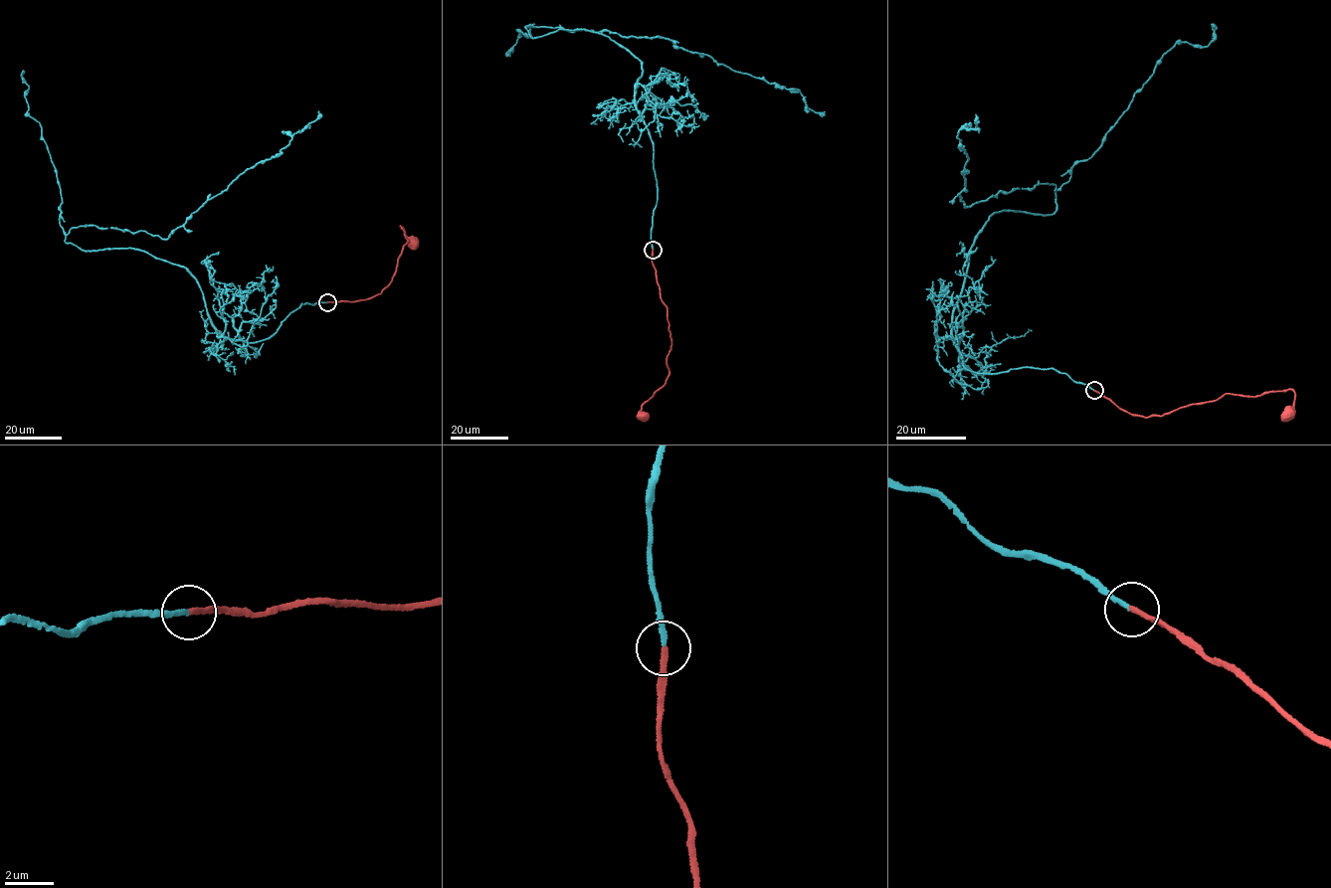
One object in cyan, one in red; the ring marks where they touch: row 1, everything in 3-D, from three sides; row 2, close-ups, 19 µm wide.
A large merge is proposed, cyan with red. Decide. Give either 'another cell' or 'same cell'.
same cell

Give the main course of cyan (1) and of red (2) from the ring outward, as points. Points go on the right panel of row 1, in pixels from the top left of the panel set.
1: (1093, 390), (958, 353), (989, 216), (1056, 210), (1039, 183), (965, 207), (957, 137), (976, 114)
2: (1094, 390), (1124, 411), (1147, 418), (1217, 400), (1226, 393), (1258, 396), (1291, 389), (1294, 402), (1289, 413)

